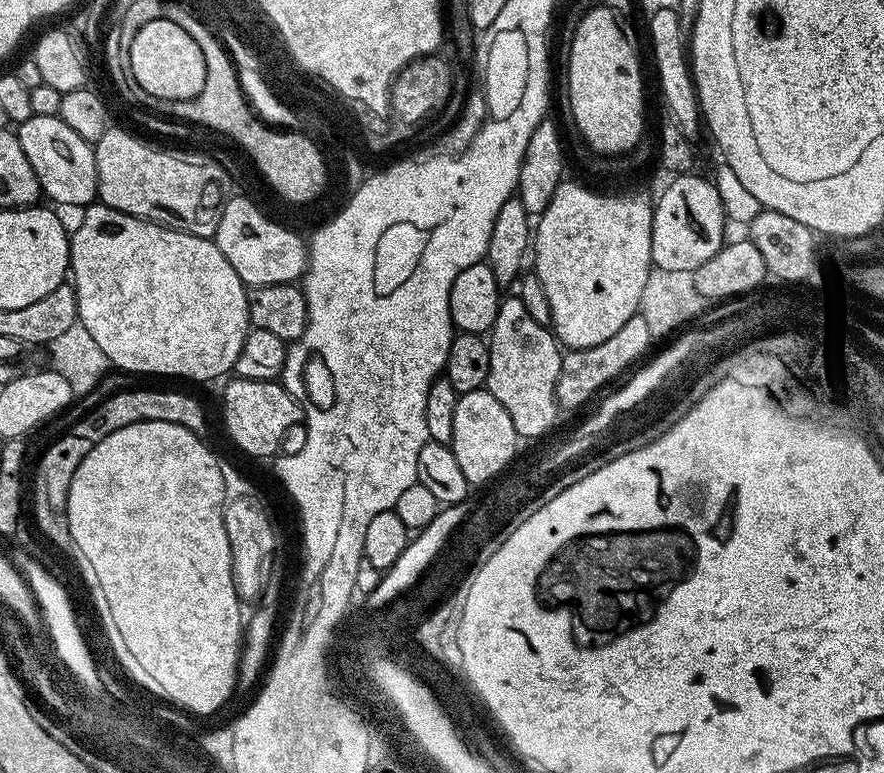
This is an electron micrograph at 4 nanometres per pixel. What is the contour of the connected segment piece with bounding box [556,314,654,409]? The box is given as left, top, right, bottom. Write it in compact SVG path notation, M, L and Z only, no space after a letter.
M641 314L634 315L618 334L606 338L606 342L598 342L598 346L589 348L574 348L565 351L560 358L558 370L558 386L556 387L556 402L561 409L580 408L599 388L604 388L615 376L620 376L639 356L649 355L648 347L654 343L646 318Z

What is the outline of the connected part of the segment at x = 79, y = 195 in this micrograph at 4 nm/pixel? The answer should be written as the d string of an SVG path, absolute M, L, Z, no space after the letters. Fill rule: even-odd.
M32 116L15 129L20 139L22 154L34 166L34 174L40 183L41 193L56 204L80 204L87 206L97 199L96 154L89 141L78 138L59 116Z

